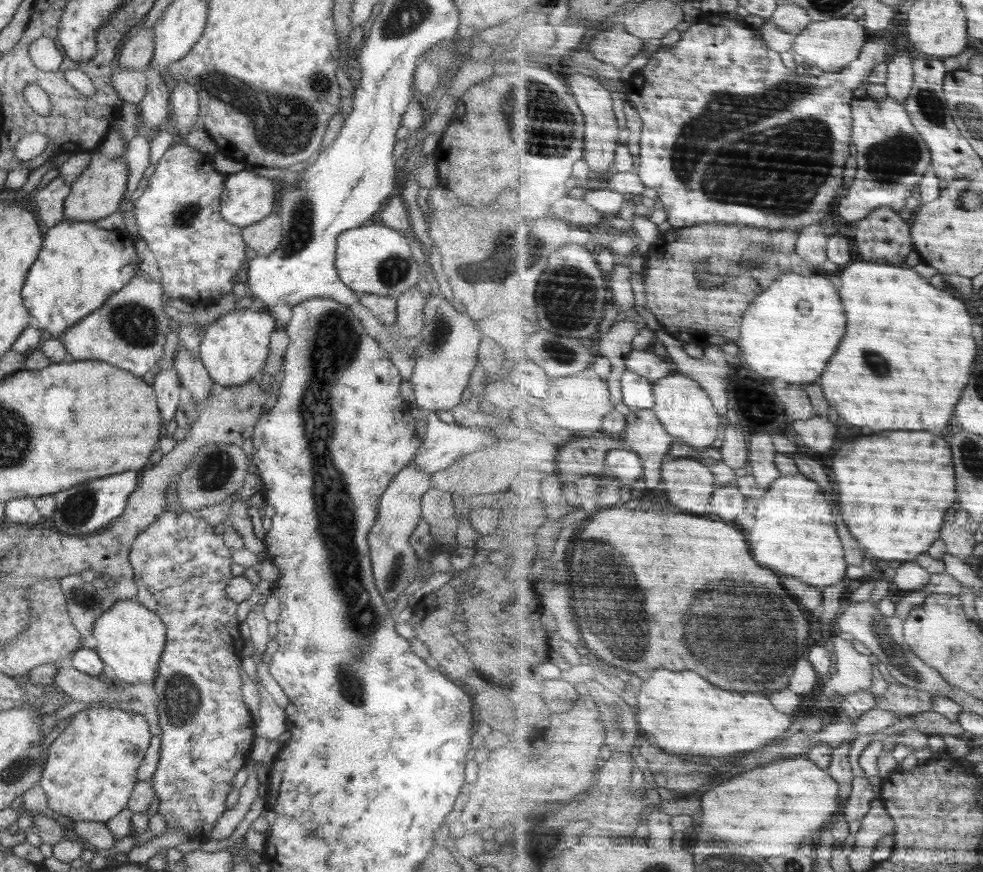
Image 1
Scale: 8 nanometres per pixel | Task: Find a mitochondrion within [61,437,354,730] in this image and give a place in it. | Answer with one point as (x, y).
(217, 467)

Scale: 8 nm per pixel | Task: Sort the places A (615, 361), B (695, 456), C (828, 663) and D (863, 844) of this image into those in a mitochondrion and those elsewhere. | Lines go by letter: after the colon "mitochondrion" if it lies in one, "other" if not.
A: other
B: other
C: other
D: other

